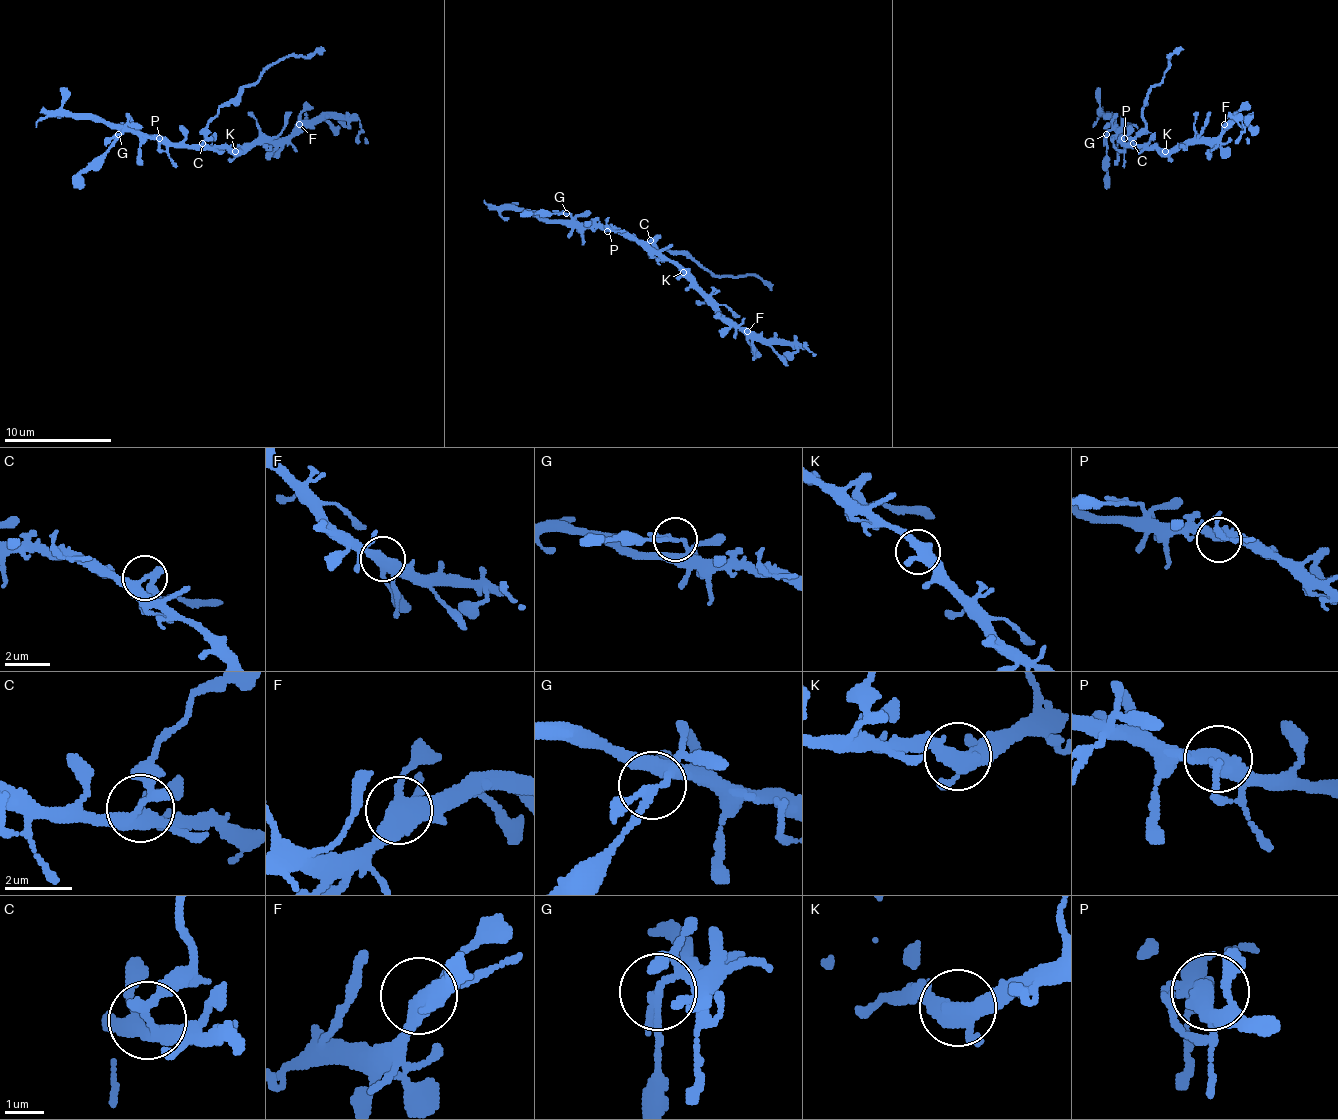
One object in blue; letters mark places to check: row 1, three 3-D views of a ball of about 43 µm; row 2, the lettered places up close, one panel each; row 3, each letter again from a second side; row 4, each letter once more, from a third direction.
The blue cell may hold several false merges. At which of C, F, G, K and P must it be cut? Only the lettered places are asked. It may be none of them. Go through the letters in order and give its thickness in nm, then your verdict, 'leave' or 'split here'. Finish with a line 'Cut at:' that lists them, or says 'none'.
C: 280 nm | split here
F: 400 nm | leave
G: 160 nm | split here
K: 400 nm | leave
P: 360 nm | leave
Cut at: C, G

